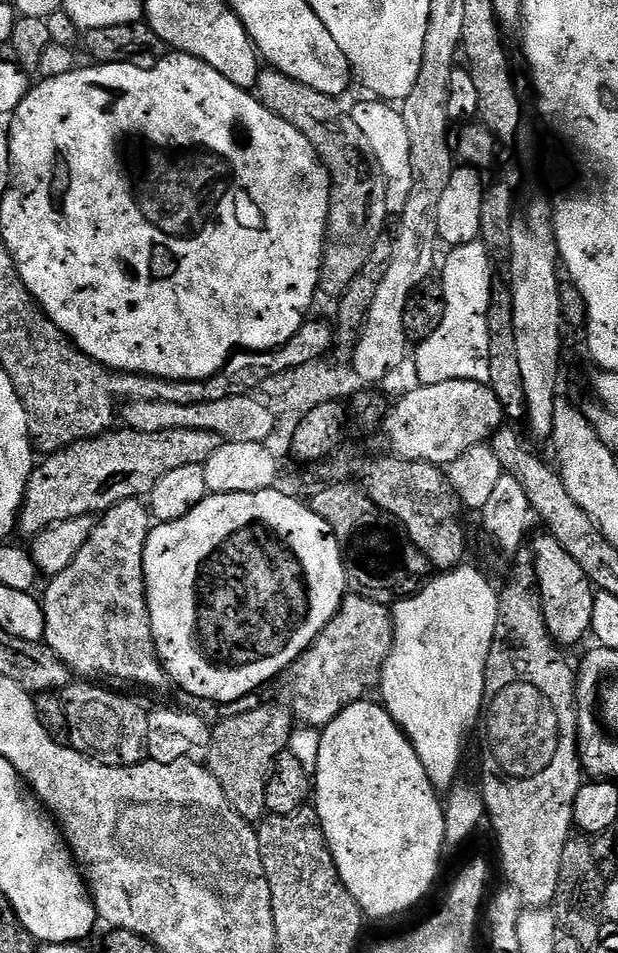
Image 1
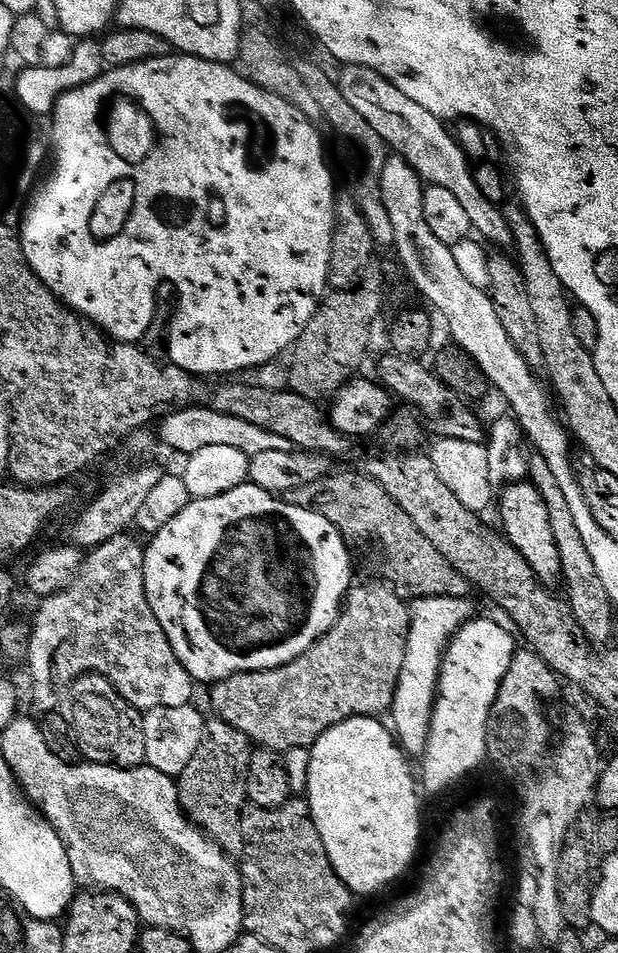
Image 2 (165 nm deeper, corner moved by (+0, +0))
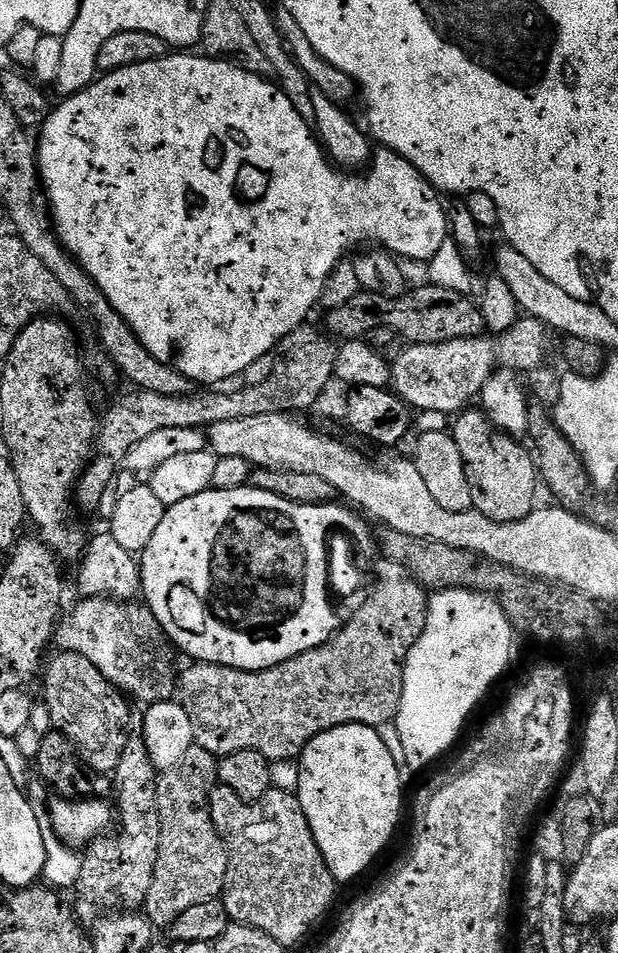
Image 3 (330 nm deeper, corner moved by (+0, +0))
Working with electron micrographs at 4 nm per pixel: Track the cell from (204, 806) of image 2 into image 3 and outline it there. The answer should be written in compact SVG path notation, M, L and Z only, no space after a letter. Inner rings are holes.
M195 746L186 750L178 766L170 766L159 773L156 782L160 815L158 862L142 909L153 929L167 929L174 918L190 910L190 906L217 899L228 882L228 851L208 809L208 796L217 784L217 757L212 756L210 750Z

